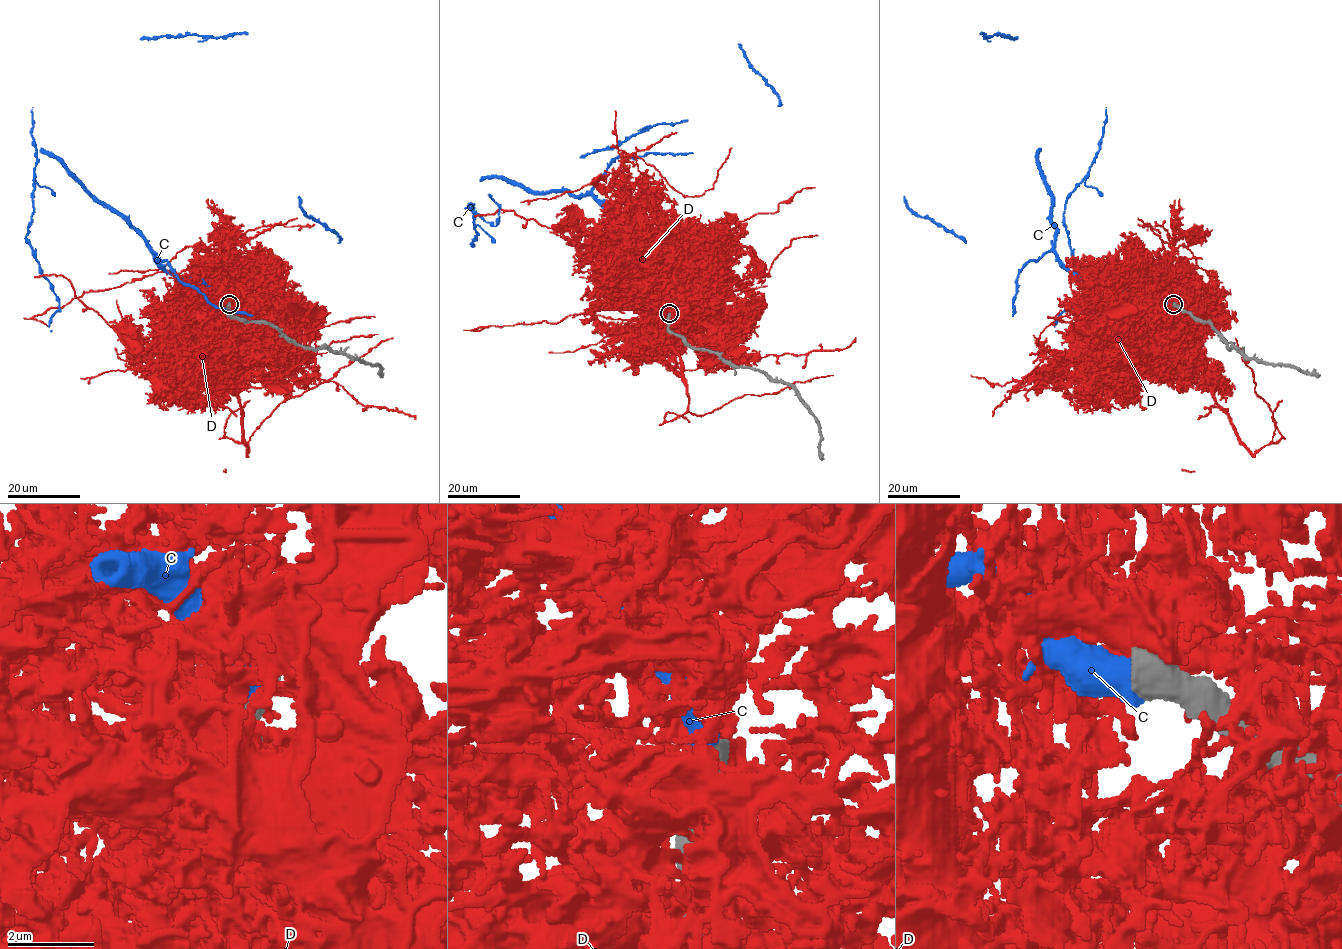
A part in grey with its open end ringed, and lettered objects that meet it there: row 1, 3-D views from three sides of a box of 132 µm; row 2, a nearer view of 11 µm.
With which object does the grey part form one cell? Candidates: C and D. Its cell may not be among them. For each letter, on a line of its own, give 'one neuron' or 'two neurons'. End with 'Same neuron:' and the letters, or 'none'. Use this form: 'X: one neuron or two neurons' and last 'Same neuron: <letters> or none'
C: one neuron
D: two neurons
Same neuron: C

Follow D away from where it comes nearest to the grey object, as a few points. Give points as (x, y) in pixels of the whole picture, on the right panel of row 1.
D: (1174, 303), (1165, 310), (1165, 321), (1160, 326), (1160, 346), (1149, 357)

